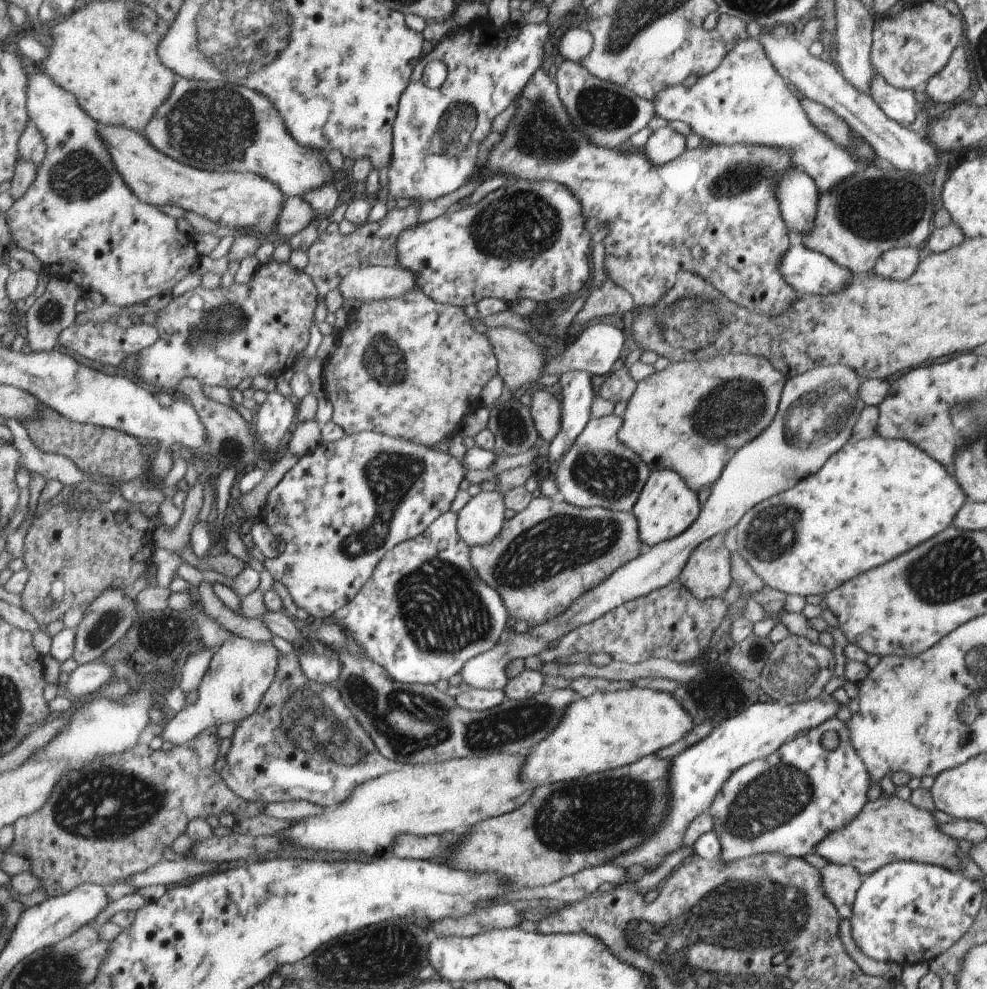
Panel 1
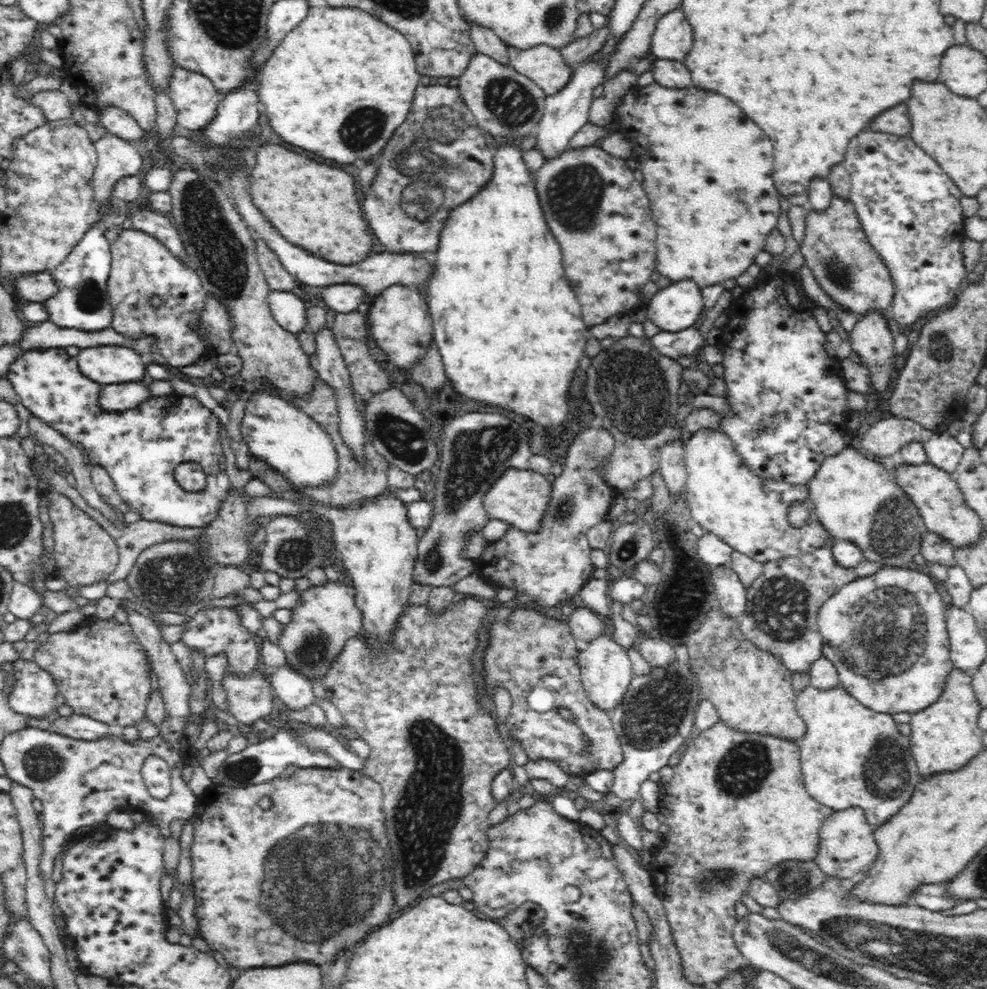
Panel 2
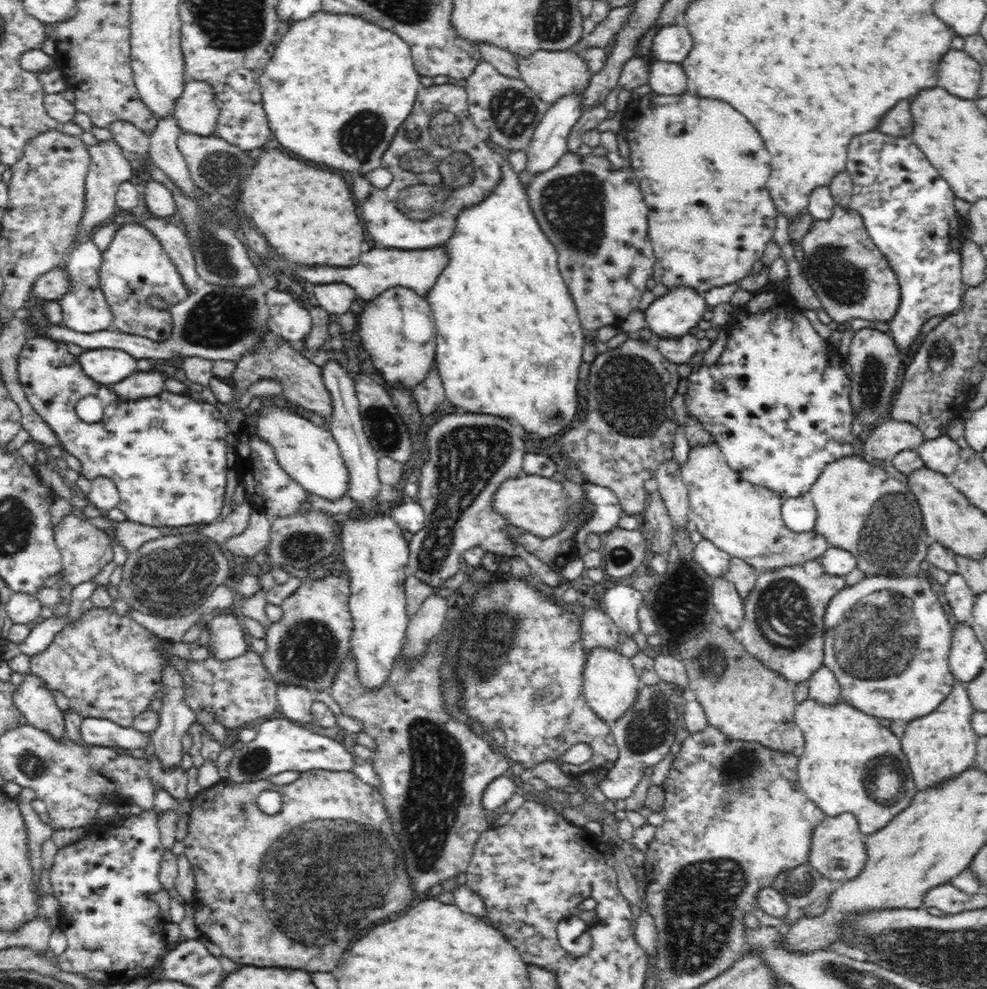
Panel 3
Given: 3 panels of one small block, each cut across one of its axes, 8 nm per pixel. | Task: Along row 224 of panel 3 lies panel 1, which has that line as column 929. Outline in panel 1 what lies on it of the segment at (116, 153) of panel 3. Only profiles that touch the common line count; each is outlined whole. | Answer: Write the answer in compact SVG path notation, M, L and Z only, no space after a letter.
M959 46L950 56L946 67L935 74L925 86L923 98L935 103L953 104L969 86L965 47Z

